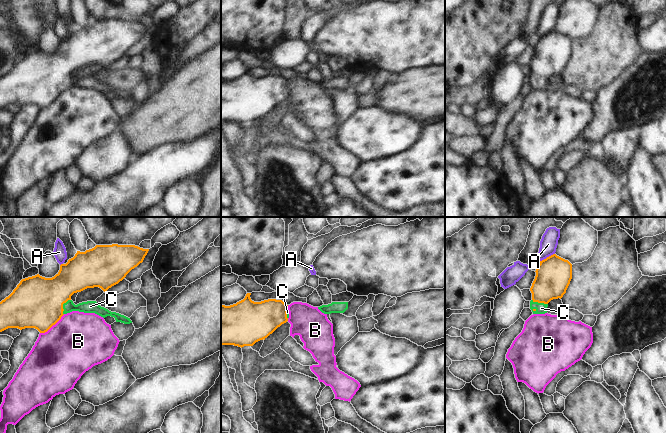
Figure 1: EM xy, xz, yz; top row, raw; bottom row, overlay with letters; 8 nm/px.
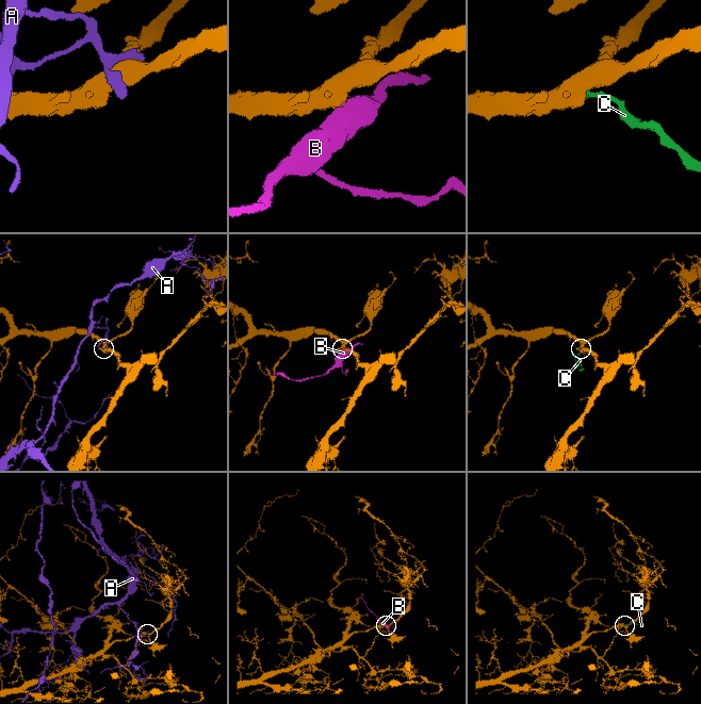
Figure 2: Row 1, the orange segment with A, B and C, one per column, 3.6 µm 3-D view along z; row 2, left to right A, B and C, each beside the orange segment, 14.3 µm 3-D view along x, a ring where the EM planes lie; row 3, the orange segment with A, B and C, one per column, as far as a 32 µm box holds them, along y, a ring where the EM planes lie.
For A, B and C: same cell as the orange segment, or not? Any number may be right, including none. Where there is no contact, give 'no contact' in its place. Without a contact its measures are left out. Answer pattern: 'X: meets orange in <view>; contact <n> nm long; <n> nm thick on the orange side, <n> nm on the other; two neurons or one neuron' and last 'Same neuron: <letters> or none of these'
A: meets orange in yz; contact 140 nm long; 280 nm thick on the orange side, 140 nm on the other; two neurons
B: meets orange in xy; contact 260 nm long; 420 nm thick on the orange side, 460 nm on the other; two neurons
C: meets orange in xy; contact 140 nm long; 420 nm thick on the orange side, 100 nm on the other; one neuron
Same neuron: C

